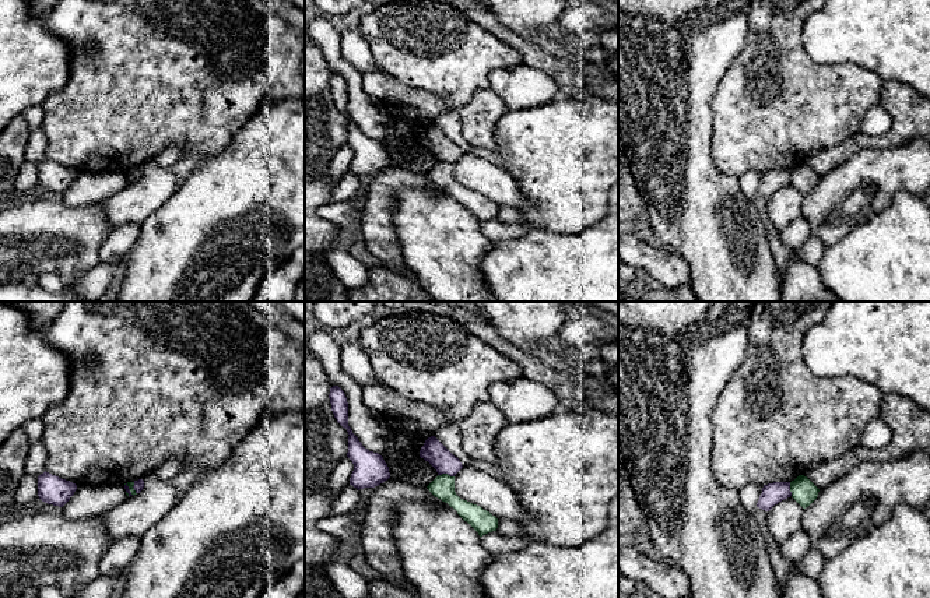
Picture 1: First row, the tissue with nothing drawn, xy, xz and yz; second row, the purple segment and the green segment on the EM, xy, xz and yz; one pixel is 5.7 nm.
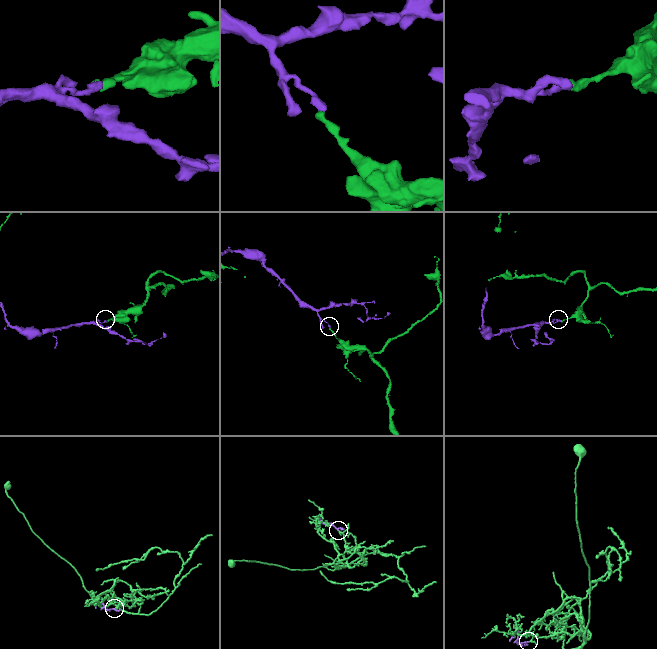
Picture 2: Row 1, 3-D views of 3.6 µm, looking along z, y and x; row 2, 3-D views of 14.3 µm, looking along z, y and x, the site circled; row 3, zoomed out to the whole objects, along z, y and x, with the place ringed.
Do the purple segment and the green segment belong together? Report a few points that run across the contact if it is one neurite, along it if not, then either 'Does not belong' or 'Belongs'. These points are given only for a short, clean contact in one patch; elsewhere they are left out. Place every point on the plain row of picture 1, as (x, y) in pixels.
Line: xz (438, 161), (453, 164). Does not belong

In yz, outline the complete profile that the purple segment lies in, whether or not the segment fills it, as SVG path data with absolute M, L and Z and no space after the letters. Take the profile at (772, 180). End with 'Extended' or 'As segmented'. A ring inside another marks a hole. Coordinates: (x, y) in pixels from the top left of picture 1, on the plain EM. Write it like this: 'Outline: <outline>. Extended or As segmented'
Outline: M790 169L764 172L757 194L769 198L775 191L792 183Z. As segmented

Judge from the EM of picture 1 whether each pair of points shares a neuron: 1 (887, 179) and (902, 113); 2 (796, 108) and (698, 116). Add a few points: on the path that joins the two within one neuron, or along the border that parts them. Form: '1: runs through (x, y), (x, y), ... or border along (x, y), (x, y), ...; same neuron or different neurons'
1: border along (915, 137), (894, 147), (862, 150); different neurons
2: border along (719, 83), (712, 99), (711, 148); different neurons

